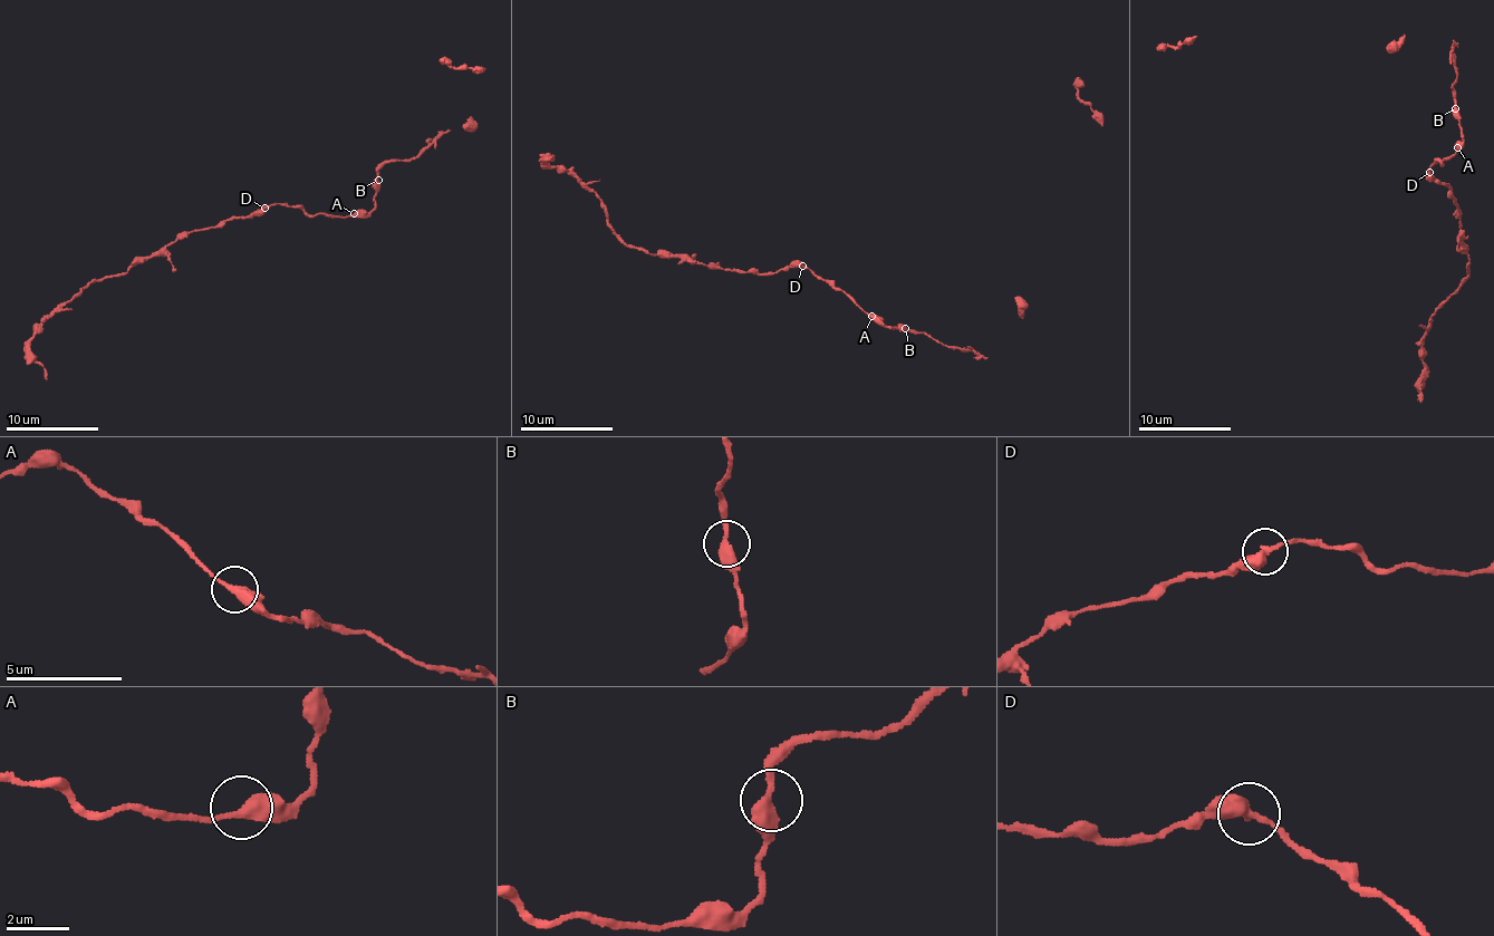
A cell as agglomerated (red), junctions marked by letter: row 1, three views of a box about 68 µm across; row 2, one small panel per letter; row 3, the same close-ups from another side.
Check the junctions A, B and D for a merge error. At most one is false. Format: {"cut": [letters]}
{"cut": []}

